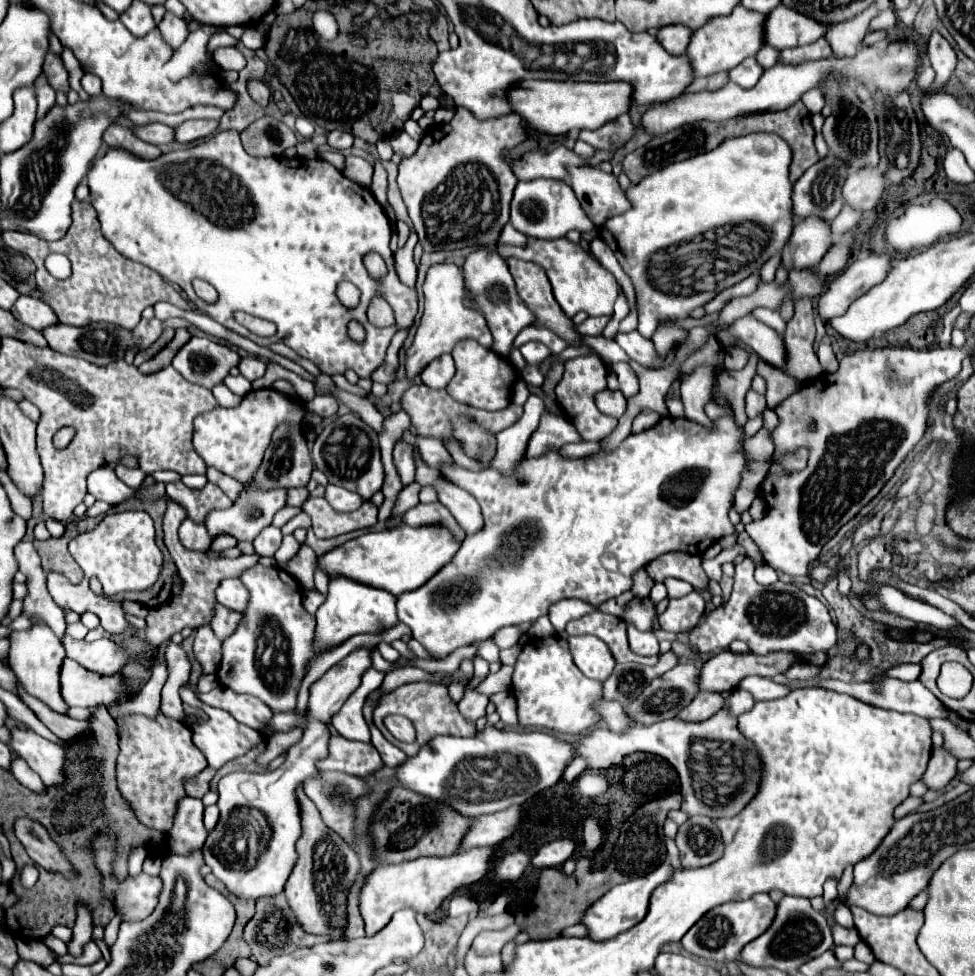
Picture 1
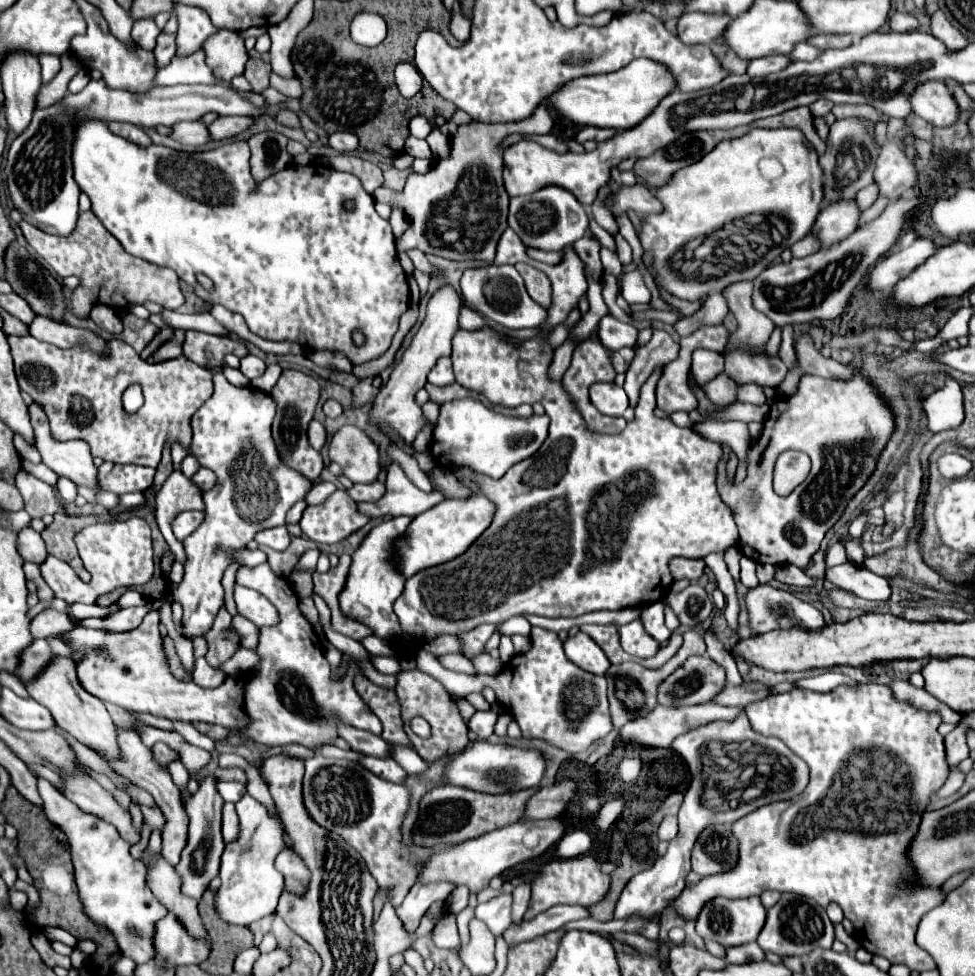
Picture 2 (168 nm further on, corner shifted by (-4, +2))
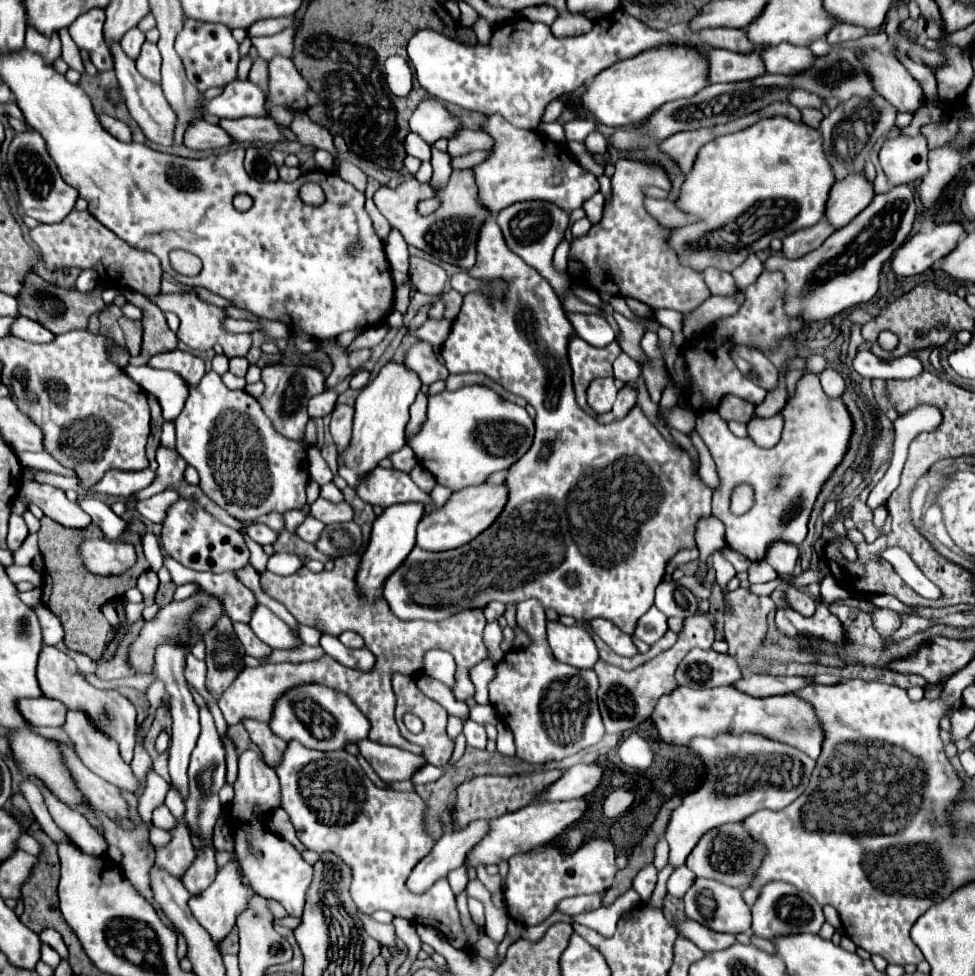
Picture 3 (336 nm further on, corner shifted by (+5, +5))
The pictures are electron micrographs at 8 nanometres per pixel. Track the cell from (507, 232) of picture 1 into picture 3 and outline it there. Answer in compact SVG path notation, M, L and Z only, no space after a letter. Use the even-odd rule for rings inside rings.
M562 241L556 251L554 251L554 261L552 265L556 267L556 271L564 273L568 269L568 251L570 251L570 243L568 241Z

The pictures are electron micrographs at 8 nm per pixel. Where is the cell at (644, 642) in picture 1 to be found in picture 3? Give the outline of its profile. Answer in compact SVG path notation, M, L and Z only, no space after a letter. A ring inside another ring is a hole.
M592 619L594 625L594 633L618 655L622 657L634 657L638 653L632 635L624 635L624 631L620 631L612 621L608 619Z

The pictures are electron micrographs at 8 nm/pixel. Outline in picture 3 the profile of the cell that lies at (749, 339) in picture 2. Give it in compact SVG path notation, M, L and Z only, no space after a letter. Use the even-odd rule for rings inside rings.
M708 267L702 275L704 275L704 283L708 285L708 289L710 289L712 295L732 297L732 295L738 295L738 293L740 293L740 289L738 289L734 277L732 277L730 273L726 273L726 271Z

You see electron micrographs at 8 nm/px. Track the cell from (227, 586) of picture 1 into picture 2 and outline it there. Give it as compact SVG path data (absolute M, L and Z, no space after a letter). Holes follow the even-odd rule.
M235 586L235 602L237 602L237 612L249 618L257 628L275 626L279 622L277 608L255 590L249 590L245 586Z

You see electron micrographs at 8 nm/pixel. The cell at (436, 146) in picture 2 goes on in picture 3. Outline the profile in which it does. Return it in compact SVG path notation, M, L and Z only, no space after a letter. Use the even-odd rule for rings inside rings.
M430 145L430 147L432 147L432 167L434 167L432 183L440 185L440 183L444 183L444 181L450 177L450 173L452 173L452 165L450 165L452 157L450 157L448 151L440 151L440 149L436 149L434 145Z

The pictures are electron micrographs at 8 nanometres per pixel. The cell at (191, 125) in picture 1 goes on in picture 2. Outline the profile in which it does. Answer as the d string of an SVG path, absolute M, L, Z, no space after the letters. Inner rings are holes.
M219 116L209 126L209 132L213 140L231 140L251 126L253 126L253 118L247 118L247 116Z

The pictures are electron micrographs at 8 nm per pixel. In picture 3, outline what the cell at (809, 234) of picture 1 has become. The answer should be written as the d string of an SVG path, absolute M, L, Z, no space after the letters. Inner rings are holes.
M848 175L842 181L836 181L830 189L826 201L824 219L834 227L846 227L860 211L864 211L874 197L872 185L864 175Z

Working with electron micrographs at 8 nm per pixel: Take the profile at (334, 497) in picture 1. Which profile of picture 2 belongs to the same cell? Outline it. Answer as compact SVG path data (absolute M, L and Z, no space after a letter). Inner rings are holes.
M369 482L369 484L355 484L347 490L355 502L377 502L385 494L385 482Z

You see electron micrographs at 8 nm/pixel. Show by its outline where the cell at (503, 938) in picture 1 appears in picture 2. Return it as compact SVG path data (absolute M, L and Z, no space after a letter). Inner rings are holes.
M563 904L563 906L553 906L547 912L539 914L535 920L531 922L523 922L523 924L513 924L503 938L511 944L511 942L523 942L523 940L533 940L537 936L543 936L547 932L559 930L561 926L565 926L567 922L573 920L581 920L581 918L589 918L589 910L585 906L579 904Z

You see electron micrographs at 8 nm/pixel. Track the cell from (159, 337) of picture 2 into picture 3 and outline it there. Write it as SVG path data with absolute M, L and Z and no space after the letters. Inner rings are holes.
M120 317L118 323L120 323L122 331L124 331L130 355L138 355L140 353L140 345L142 345L142 333L144 333L142 321L130 321L128 317Z

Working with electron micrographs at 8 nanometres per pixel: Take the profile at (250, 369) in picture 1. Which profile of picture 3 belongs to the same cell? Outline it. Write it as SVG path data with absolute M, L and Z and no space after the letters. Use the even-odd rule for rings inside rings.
M232 357L230 359L230 373L234 373L236 377L244 377L248 367L250 367L250 363L246 357Z

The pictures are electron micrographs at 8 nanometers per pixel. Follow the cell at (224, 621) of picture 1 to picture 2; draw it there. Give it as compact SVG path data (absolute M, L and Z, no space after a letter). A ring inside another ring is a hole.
M241 614L233 616L233 626L235 626L235 630L241 636L241 646L255 650L257 644L259 644L259 630L257 630L257 626L253 626L253 622L249 622L247 618L241 618Z

